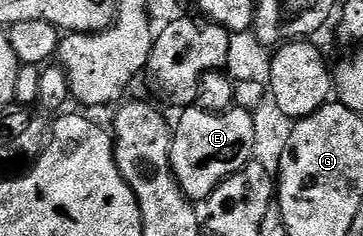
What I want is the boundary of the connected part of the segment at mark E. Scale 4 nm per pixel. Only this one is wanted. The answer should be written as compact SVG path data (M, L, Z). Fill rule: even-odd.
M240 104L221 114L206 112L198 105L179 111L180 119L174 122L170 164L182 192L194 204L208 201L214 188L222 184L231 174L237 174L252 161L254 152L254 120L252 110L243 110Z

